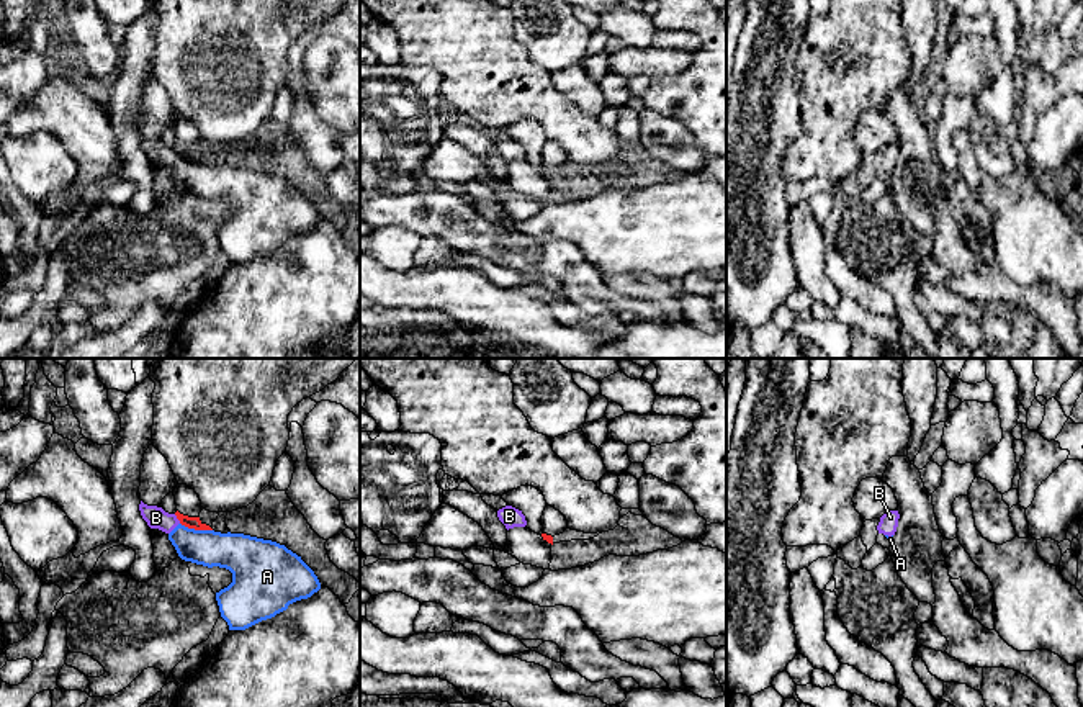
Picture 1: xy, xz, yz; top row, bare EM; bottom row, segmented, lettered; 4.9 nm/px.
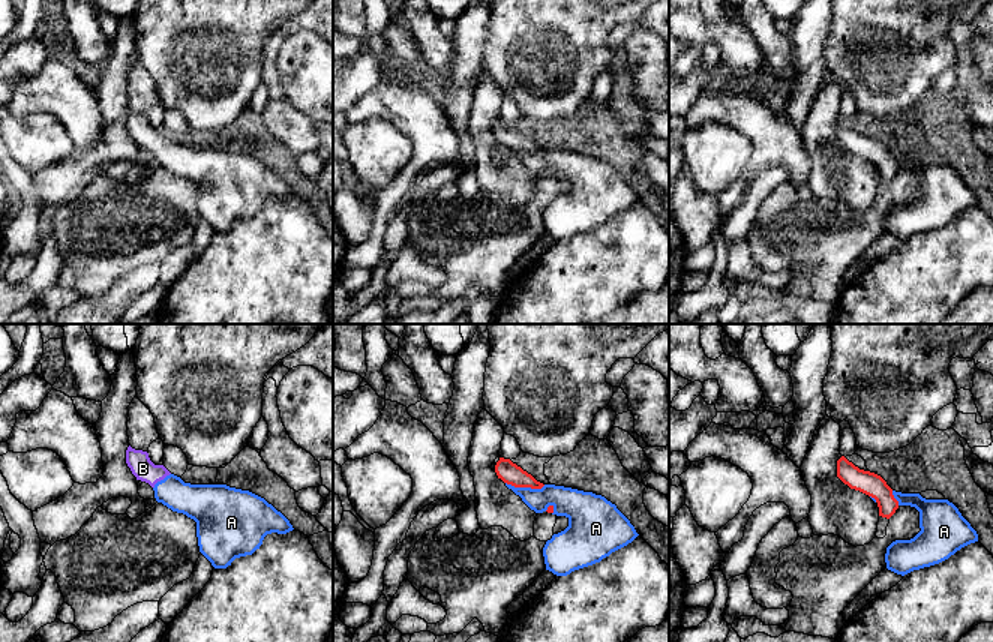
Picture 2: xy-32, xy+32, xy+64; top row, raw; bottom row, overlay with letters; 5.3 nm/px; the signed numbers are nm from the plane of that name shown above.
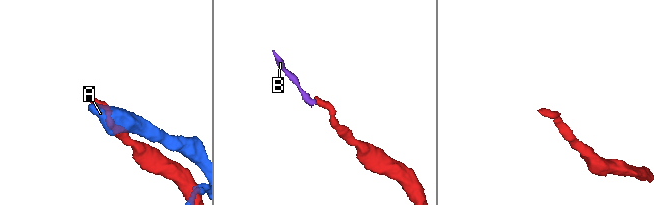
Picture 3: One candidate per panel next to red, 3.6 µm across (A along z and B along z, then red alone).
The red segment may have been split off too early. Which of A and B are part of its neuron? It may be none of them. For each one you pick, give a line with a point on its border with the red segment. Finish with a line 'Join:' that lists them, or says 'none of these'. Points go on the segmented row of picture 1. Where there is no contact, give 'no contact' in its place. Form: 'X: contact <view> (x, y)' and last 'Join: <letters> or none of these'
Join: none of these

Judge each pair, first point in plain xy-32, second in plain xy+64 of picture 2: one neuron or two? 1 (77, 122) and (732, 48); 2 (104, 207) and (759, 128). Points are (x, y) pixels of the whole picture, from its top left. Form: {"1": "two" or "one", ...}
{"1": "two", "2": "two"}

